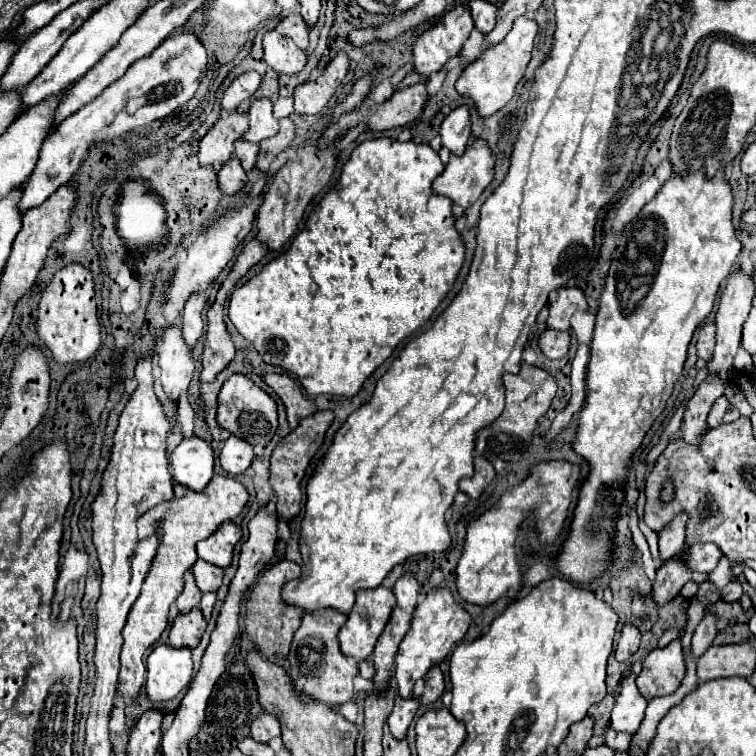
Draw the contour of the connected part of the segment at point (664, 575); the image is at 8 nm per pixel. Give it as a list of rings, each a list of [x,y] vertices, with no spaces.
[[[672,558],[668,562],[664,562],[664,566],[658,570],[656,574],[656,582],[652,582],[652,600],[658,608],[662,608],[664,604],[672,602],[680,588],[688,582],[688,580],[696,580],[696,582],[704,582],[706,580],[706,574],[696,574],[696,572],[690,572],[682,558]]]

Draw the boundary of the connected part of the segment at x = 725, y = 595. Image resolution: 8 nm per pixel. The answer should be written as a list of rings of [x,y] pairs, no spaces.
[[[736,580],[733,583],[726,585],[726,588],[722,590],[722,600],[724,602],[734,602],[740,600],[743,594],[742,584]]]

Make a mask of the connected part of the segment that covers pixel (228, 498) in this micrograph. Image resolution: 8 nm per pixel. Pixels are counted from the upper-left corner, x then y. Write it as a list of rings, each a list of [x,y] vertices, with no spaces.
[[[214,474],[208,486],[202,492],[194,492],[182,484],[174,484],[174,498],[170,502],[158,504],[150,508],[140,520],[138,520],[138,534],[140,538],[146,538],[154,532],[154,524],[162,522],[162,542],[158,546],[156,558],[152,562],[152,570],[148,572],[148,578],[144,580],[140,598],[134,602],[126,626],[122,630],[122,654],[120,654],[120,680],[116,690],[116,700],[122,700],[124,706],[132,704],[146,682],[146,664],[144,656],[146,650],[160,638],[168,624],[168,608],[178,598],[182,586],[184,586],[184,572],[192,568],[196,562],[196,542],[208,538],[222,522],[234,520],[248,502],[248,490],[244,484],[236,482],[234,478]]]

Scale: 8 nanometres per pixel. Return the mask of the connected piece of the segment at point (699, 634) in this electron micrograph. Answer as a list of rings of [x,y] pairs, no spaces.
[[[708,612],[704,616],[704,620],[700,622],[700,626],[696,628],[694,638],[692,638],[692,654],[696,658],[702,656],[712,646],[712,640],[716,638],[716,632],[718,632],[718,618],[716,618],[716,614]]]

